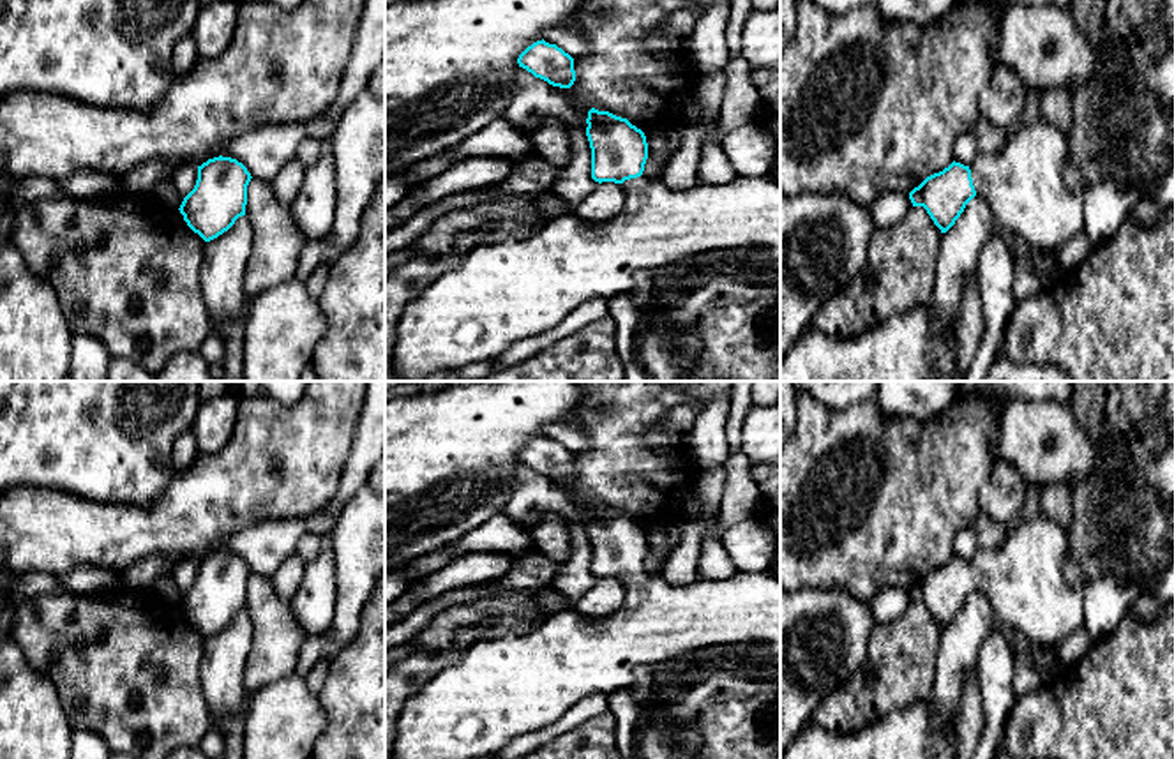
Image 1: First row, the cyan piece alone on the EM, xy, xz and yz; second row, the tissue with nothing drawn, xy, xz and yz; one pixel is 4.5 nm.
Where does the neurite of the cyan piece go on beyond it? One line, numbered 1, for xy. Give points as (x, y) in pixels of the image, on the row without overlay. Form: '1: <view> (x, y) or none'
1: none

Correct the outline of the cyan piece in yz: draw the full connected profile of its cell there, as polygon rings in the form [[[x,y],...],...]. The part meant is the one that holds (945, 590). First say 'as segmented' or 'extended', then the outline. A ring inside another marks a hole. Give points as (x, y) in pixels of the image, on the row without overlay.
extended; [[[1049,517],[1017,521],[1006,530],[1005,542],[994,551],[978,549],[971,561],[952,558],[927,572],[909,588],[913,602],[923,602],[934,620],[946,628],[975,593],[983,593],[994,614],[1029,643],[1050,644],[1086,625],[1084,588],[1068,581],[1065,567],[1068,538],[1061,524]]]

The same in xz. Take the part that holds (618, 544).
extended; [[[591,503],[586,514],[591,544],[591,574],[598,579],[614,577],[625,582],[623,605],[602,618],[588,618],[574,607],[547,616],[528,634],[507,634],[478,639],[461,658],[427,681],[406,699],[397,718],[392,759],[475,759],[489,757],[524,733],[556,724],[574,704],[591,694],[613,694],[630,688],[637,667],[662,664],[685,653],[710,646],[764,644],[780,658],[780,577],[770,572],[736,572],[726,579],[696,579],[683,586],[669,584],[662,575],[643,570],[648,538],[641,524],[627,514]]]

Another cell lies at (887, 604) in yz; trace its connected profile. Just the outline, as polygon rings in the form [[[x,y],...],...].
[[[886,588],[877,591],[870,600],[876,623],[888,623],[913,602],[909,590]]]

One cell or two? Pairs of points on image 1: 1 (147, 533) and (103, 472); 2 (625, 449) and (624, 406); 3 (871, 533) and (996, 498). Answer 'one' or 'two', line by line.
1: two
2: one
3: two

